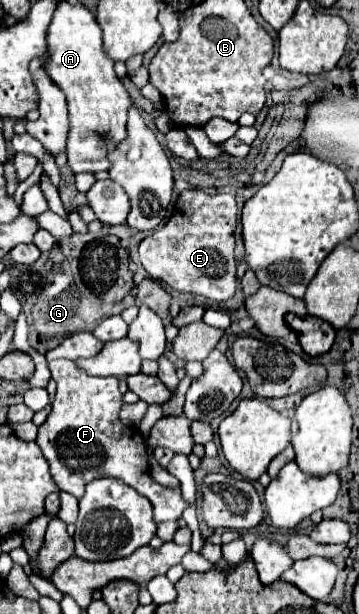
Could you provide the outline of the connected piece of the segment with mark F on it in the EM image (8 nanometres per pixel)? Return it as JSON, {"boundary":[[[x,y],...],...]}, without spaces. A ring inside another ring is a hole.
{"boundary":[[[53,360],[49,362],[49,370],[57,382],[57,392],[53,408],[47,420],[39,426],[35,442],[51,466],[51,476],[57,486],[63,492],[81,498],[91,480],[121,478],[139,494],[149,498],[155,524],[181,518],[181,512],[187,506],[181,498],[181,490],[165,488],[149,476],[147,446],[141,432],[123,424],[119,418],[123,400],[117,388],[117,378],[89,376],[77,370],[73,360]]]}

